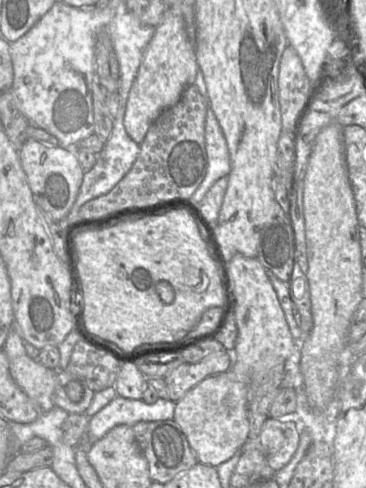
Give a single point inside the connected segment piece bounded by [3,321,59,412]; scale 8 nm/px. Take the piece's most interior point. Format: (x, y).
(38, 381)

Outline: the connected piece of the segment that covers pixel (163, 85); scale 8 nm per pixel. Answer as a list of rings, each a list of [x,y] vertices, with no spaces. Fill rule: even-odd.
[[[166,14],[144,51],[136,78],[129,90],[124,113],[127,134],[138,144],[155,121],[166,109],[174,106],[184,90],[194,84],[199,66],[194,44],[190,41],[181,14]]]

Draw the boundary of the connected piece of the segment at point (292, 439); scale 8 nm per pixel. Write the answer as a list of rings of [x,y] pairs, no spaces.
[[[269,417],[259,434],[260,447],[269,466],[278,471],[291,460],[299,445],[300,434],[293,421]]]

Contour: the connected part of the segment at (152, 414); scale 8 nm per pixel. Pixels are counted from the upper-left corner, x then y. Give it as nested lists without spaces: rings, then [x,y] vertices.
[[[117,396],[90,418],[88,430],[79,445],[88,450],[111,429],[121,424],[133,426],[141,421],[172,420],[175,405],[176,402],[162,398],[153,404],[146,404],[143,400]]]

